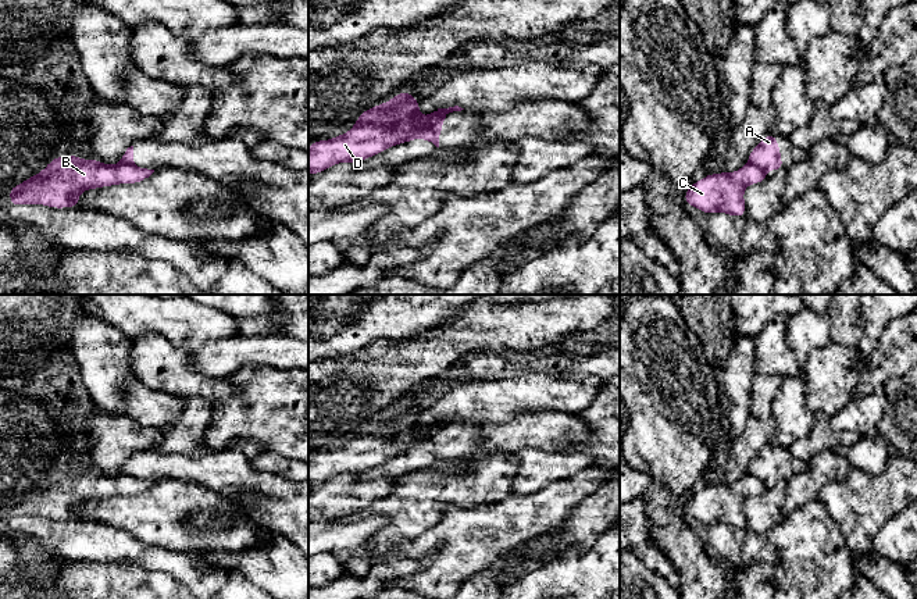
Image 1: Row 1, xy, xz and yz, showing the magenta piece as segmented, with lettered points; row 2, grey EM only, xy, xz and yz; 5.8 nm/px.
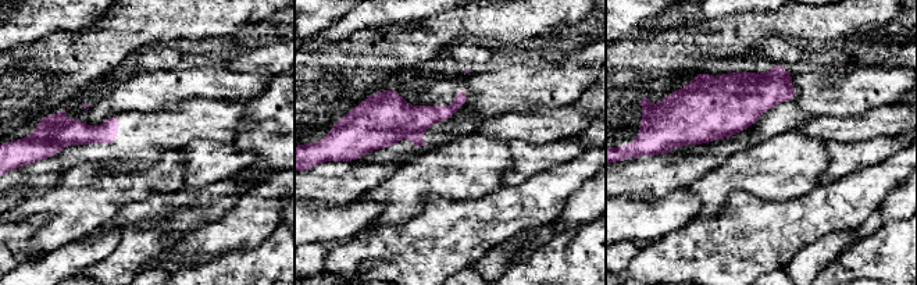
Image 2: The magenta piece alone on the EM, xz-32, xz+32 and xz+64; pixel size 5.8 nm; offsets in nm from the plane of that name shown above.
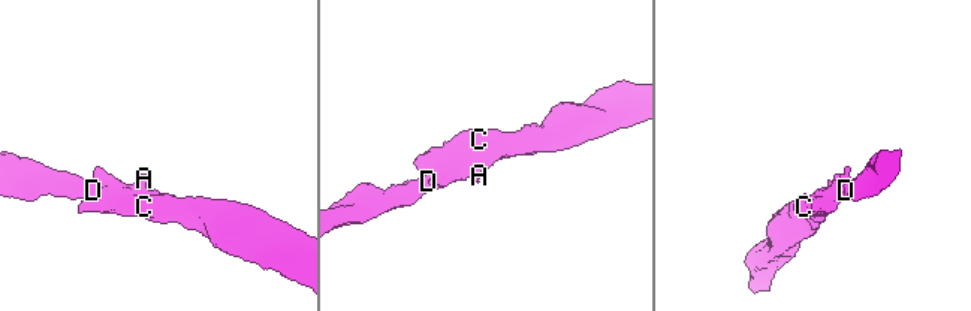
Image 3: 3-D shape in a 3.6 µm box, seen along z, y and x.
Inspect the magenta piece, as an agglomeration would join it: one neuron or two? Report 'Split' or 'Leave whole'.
Split

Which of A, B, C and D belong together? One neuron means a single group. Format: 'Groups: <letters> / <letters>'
Groups: A / B C D

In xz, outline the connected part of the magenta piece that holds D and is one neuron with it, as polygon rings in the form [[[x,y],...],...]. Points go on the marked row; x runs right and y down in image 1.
[[[406,89],[389,101],[363,111],[349,132],[333,139],[313,142],[308,147],[308,175],[325,171],[342,161],[360,163],[388,147],[404,143],[396,129],[400,122],[432,124],[449,113],[461,110],[464,108],[458,106],[438,108],[421,118],[418,100]]]

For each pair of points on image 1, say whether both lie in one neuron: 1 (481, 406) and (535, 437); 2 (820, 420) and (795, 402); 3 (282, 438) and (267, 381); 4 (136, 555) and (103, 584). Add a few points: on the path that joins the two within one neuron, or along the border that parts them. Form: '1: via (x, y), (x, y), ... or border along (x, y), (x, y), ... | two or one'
1: border along (538, 410), (517, 413), (502, 421), (474, 421) | two
2: border along (814, 413), (812, 430), (795, 442) | two
3: via (282, 424), (268, 409), (268, 395) | one
4: border along (93, 563), (135, 563), (143, 569), (159, 571) | two

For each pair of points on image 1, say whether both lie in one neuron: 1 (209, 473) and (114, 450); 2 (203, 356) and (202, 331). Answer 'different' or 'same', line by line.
1: different
2: different

